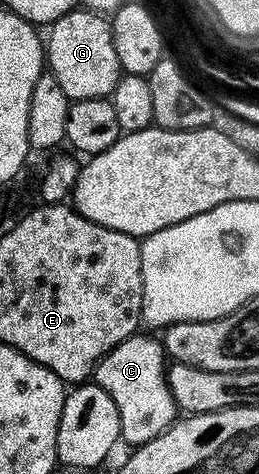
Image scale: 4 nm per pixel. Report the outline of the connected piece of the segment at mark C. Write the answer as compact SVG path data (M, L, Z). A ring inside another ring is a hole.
M135 334L129 336L120 346L107 352L103 360L94 369L93 383L103 388L116 402L123 441L137 446L156 438L165 428L169 428L179 415L180 409L174 403L172 394L166 385L168 357L162 347L161 339Z

